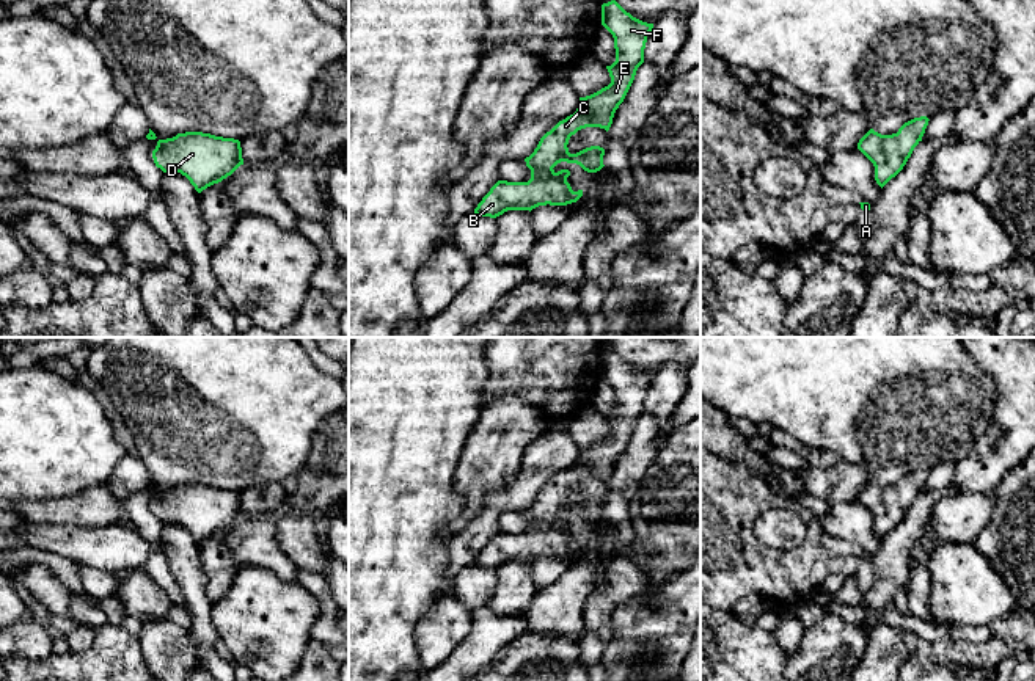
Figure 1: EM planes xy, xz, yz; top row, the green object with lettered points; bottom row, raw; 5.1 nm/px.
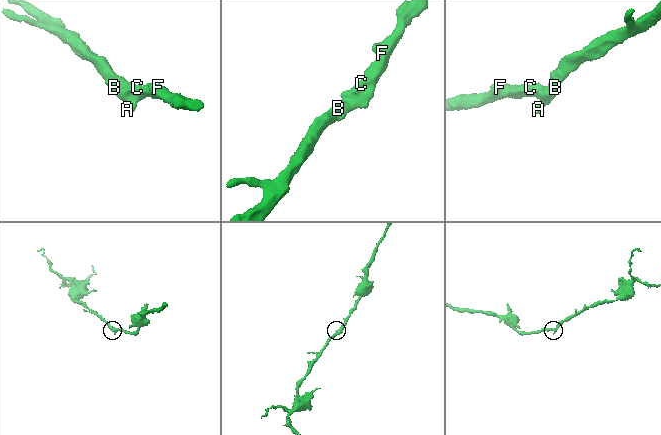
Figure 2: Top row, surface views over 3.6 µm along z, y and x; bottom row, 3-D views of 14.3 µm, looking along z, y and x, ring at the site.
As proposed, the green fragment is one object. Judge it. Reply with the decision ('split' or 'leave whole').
leave whole

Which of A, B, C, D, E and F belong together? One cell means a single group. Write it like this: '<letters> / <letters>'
A B C D E F

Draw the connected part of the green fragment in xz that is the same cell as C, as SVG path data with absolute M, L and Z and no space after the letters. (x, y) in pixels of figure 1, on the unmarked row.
M616 351L602 356L602 377L613 386L616 413L606 417L611 435L600 442L580 449L573 466L559 472L547 483L534 504L525 510L531 521L528 534L498 532L474 560L479 568L496 570L507 562L532 562L539 557L567 557L583 548L573 543L567 529L569 521L554 523L561 515L576 515L587 524L600 523L605 501L586 499L569 504L569 491L586 479L600 479L606 483L619 457L624 453L638 419L644 414L644 400L653 375L642 373L627 364Z

